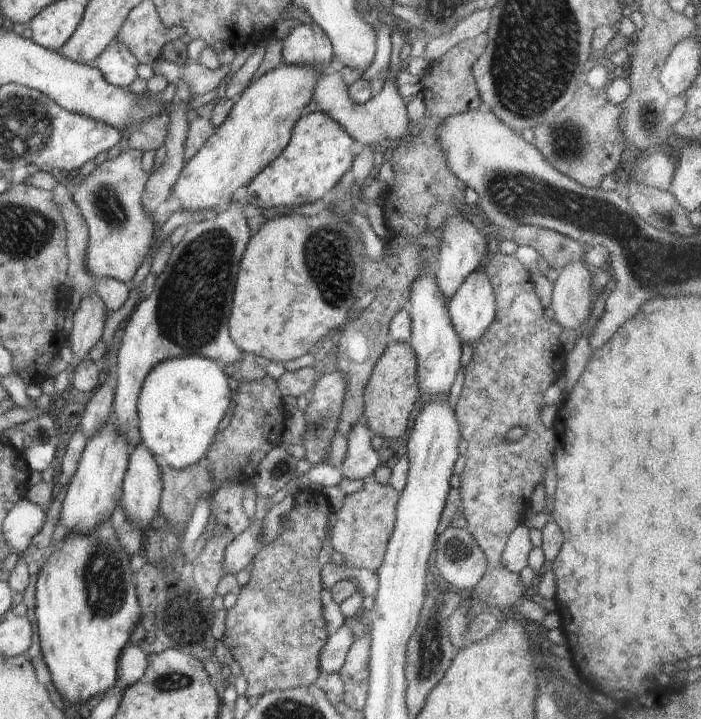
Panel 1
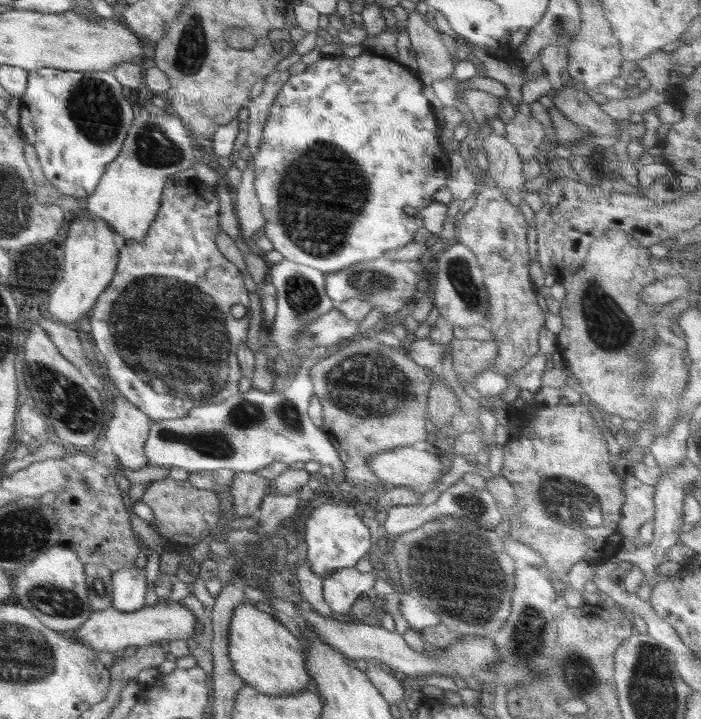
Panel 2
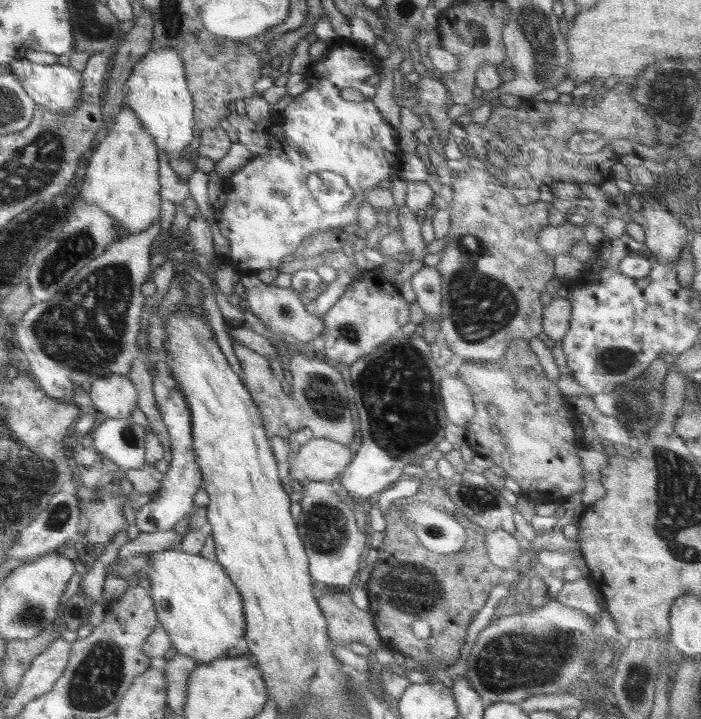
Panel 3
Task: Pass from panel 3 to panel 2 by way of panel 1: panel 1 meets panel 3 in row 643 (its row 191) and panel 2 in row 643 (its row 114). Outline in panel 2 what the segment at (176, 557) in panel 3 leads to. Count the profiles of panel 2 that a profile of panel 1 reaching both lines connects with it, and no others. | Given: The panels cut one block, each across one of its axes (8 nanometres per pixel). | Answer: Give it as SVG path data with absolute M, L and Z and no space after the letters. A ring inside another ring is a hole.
M240 603L231 616L227 645L232 668L246 685L267 695L306 691L311 678L305 670L305 648L275 616L250 603Z

